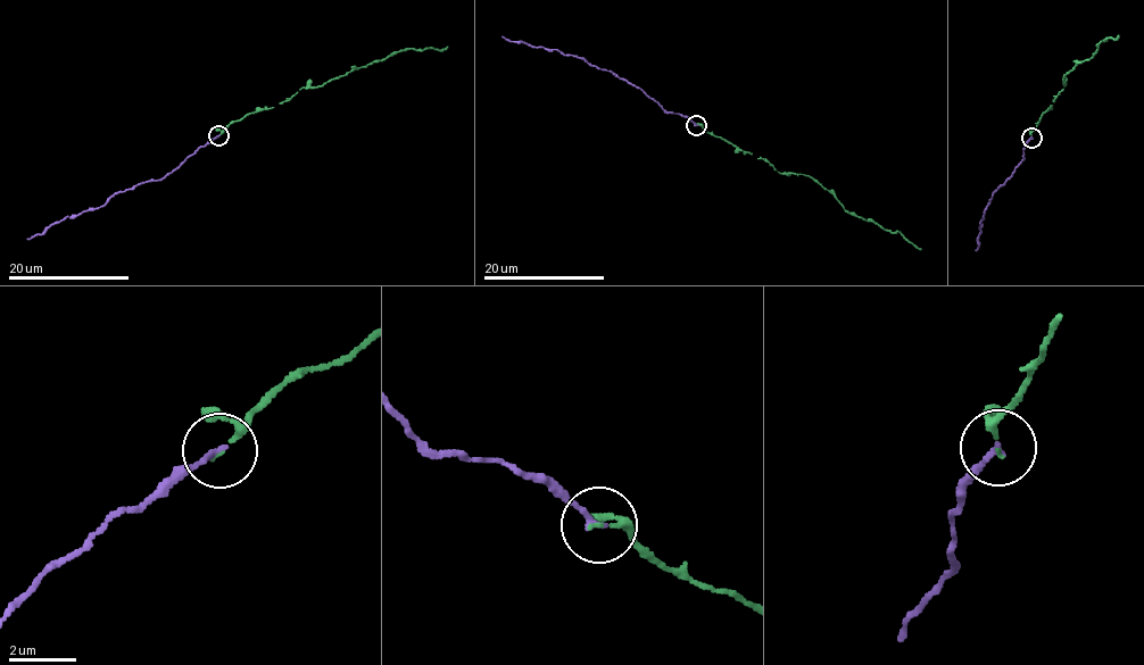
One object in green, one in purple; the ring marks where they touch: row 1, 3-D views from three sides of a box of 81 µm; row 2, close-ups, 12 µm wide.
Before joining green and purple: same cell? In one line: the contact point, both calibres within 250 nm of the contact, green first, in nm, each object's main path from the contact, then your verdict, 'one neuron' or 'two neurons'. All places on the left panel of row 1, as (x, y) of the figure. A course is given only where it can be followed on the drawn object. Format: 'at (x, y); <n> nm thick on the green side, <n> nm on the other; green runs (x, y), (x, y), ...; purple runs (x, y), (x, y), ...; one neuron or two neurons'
at (218, 135); 110 nm thick on the green side, 180 nm on the other; green runs (218, 135), (230, 124), (249, 113), (271, 109), (304, 86), (322, 86), (403, 50), (447, 47); purple runs (218, 135), (199, 147), (163, 180), (149, 180), (118, 191), (102, 206), (65, 216), (27, 239); one neuron

